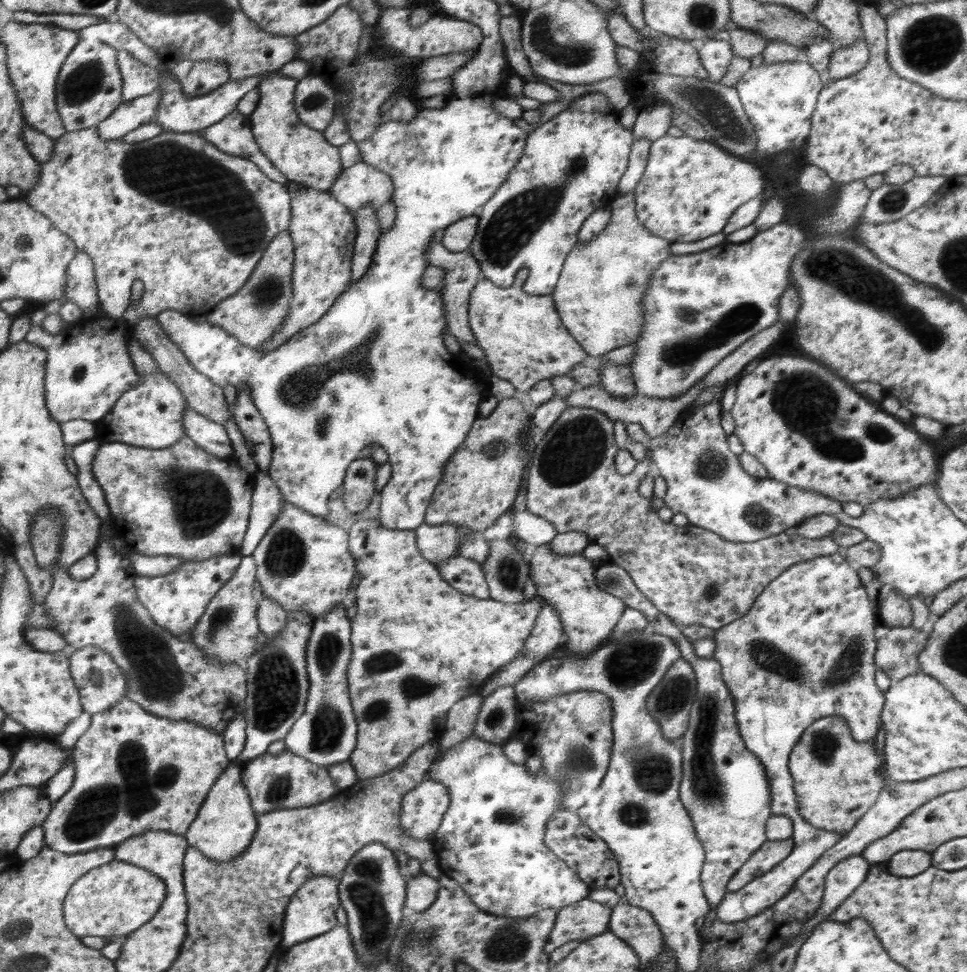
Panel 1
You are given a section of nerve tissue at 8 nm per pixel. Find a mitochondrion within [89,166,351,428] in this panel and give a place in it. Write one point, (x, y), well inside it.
(266, 295)

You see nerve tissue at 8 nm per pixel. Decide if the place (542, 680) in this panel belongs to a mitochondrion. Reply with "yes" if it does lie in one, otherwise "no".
no

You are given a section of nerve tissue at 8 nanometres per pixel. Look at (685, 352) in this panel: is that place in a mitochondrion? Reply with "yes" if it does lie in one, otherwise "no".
yes

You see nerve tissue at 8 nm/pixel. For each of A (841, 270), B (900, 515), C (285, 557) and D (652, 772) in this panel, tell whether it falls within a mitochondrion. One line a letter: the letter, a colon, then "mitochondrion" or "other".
A: mitochondrion
B: other
C: mitochondrion
D: mitochondrion

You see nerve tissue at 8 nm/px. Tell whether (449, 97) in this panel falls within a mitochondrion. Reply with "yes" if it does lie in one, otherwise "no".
no

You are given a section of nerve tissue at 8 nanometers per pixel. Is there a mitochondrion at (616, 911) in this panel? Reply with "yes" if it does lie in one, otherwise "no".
no

